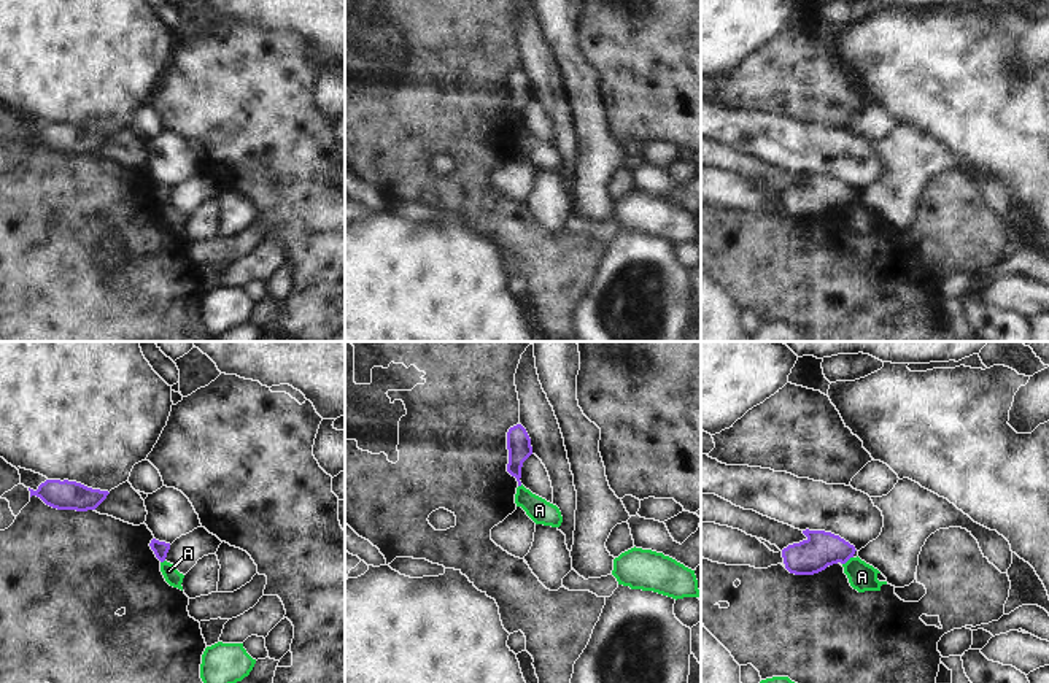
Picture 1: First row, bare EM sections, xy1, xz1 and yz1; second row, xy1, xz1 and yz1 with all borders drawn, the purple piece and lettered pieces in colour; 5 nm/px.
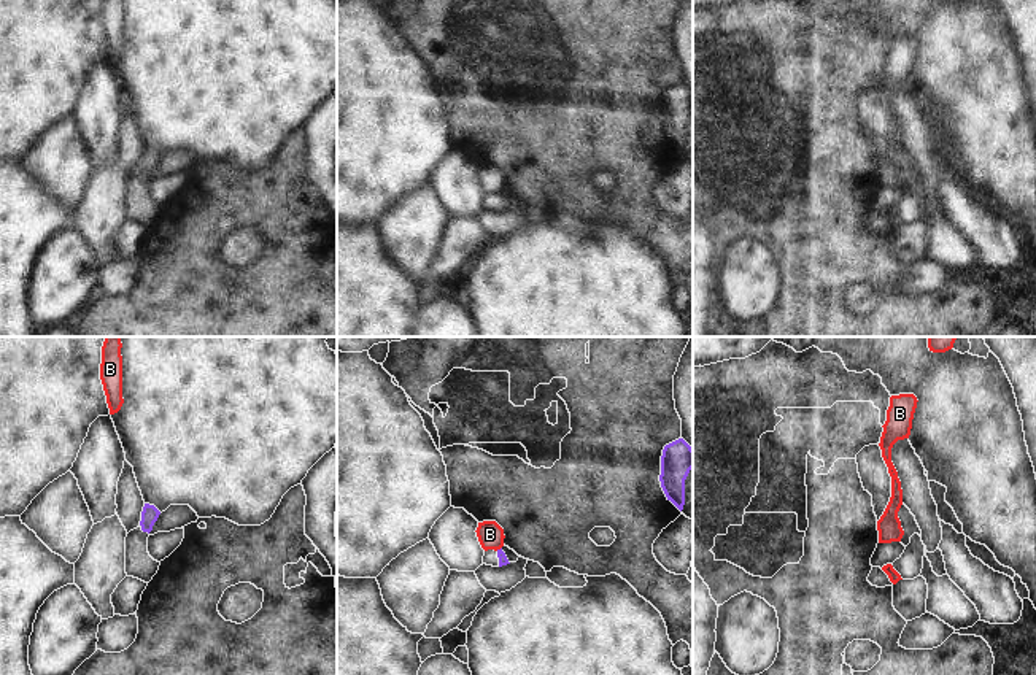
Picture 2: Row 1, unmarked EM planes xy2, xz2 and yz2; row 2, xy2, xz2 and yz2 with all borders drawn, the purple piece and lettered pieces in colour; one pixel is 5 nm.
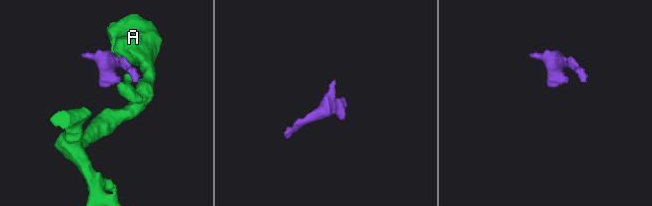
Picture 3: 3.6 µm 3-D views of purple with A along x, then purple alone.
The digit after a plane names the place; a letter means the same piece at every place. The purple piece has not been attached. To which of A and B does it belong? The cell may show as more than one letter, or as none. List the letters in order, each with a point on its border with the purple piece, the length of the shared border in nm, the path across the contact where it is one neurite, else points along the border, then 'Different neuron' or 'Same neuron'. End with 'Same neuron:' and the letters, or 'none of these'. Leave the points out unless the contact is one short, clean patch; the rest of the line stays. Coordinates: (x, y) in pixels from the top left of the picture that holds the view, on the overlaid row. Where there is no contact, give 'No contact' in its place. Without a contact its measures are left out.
A: Touches purple at yz1 (847, 559). Shared border 70 nm. Boundary: yz1 (852, 556), (843, 564). Different neuron
B: Touches purple at xz2 (498, 550). Shared border 40 nm. Boundary: xz2 (501, 547), (496, 550). Different neuron
Same neuron: none of these.

